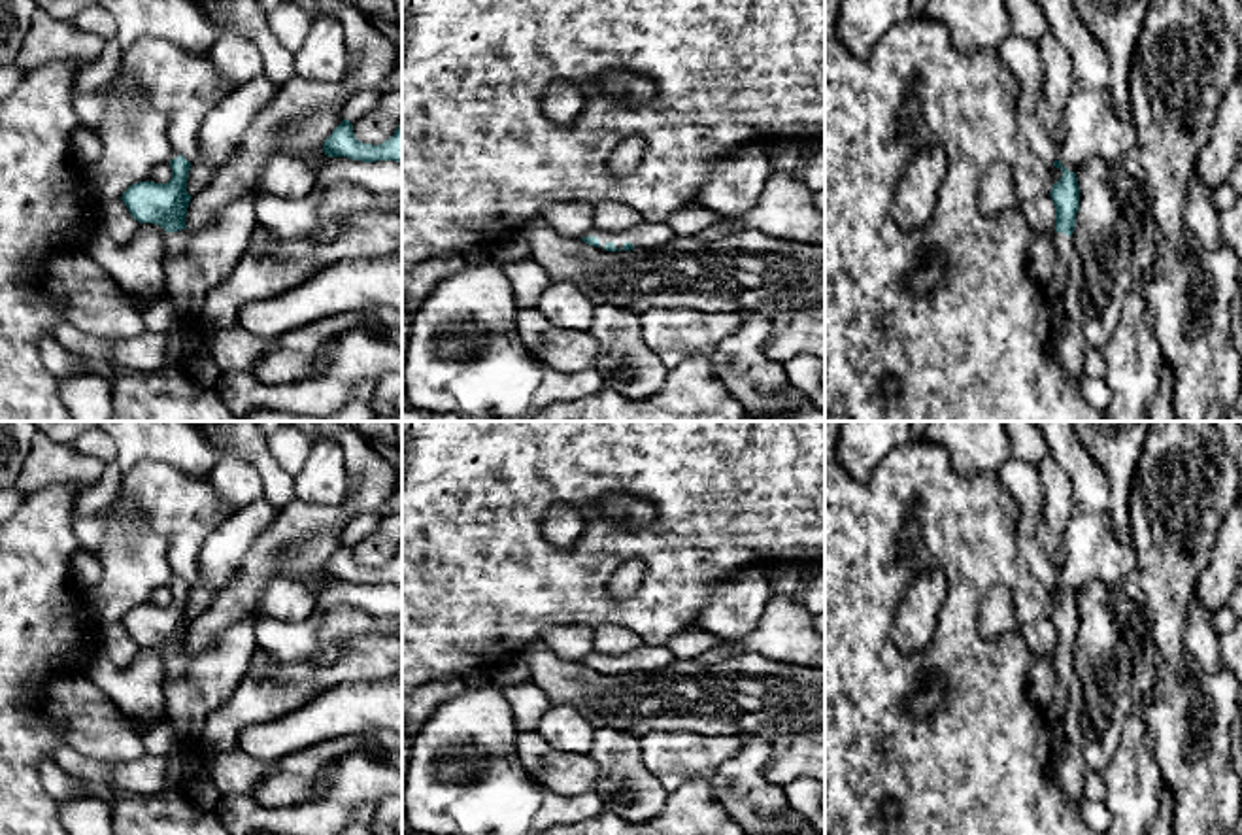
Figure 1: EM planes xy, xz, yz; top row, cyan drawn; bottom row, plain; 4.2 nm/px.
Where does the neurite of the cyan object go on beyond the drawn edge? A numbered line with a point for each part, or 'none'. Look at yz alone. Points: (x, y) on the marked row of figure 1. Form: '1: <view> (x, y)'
1: yz (1020, 55)
2: yz (1056, 288)

